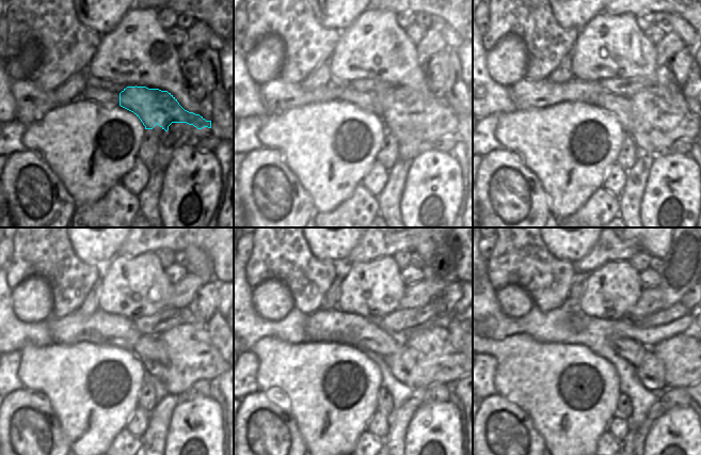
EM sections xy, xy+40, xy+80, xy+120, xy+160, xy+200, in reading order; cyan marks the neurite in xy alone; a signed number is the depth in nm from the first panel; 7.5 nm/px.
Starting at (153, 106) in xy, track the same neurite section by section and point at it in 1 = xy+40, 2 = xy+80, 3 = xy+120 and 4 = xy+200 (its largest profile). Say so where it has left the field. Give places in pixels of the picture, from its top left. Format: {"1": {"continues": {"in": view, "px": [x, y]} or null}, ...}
{"1": {"continues": {"in": "xy+40", "px": [402, 106]}}, "2": {"continues": {"in": "xy+80", "px": [657, 106]}}, "3": {"continues": {"in": "xy+120", "px": [189, 343]}}, "4": {"continues": {"in": "xy+200", "px": [689, 356]}}}

